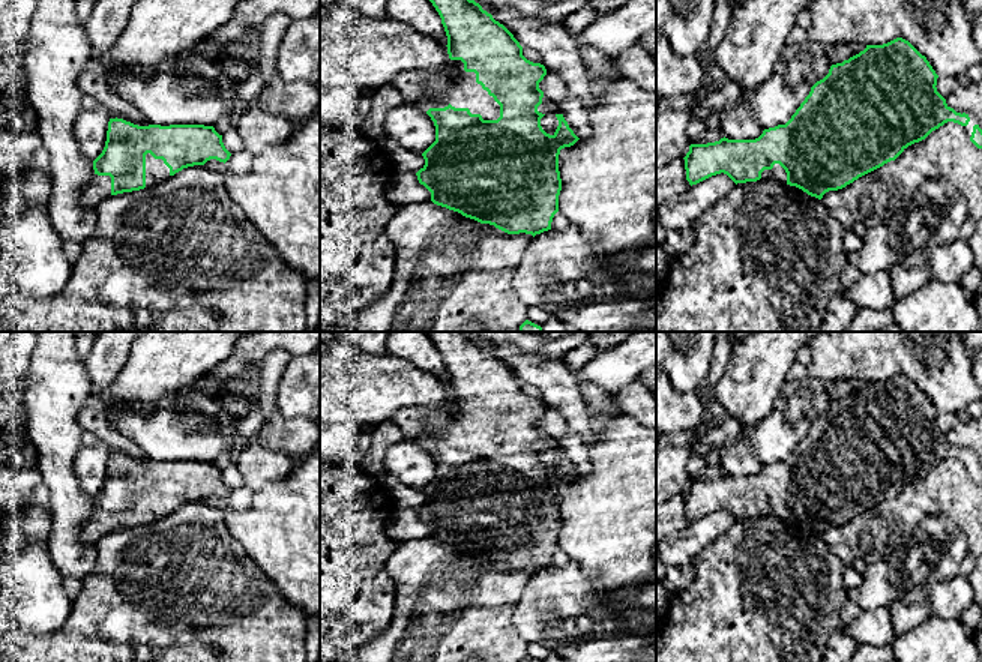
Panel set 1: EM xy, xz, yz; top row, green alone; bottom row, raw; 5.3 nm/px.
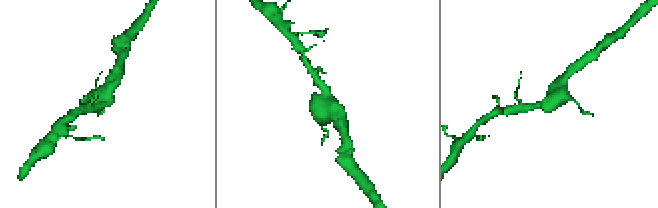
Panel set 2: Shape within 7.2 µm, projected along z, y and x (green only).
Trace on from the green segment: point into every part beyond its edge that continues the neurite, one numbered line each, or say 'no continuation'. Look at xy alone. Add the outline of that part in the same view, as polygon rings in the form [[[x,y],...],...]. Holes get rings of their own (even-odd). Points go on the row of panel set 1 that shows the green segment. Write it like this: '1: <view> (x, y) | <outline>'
1: xy (156, 171) | [[[150,153],[146,155],[146,188],[158,185],[170,179],[170,168],[162,159],[155,159]]]

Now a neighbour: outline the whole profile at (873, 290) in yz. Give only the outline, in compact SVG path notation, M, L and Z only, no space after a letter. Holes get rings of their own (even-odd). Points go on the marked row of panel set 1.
M889 272L865 273L853 287L842 290L842 294L857 308L868 309L893 309L896 302Z

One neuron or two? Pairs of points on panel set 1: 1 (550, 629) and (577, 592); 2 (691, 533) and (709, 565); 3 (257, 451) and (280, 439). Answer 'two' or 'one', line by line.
1: one
2: two
3: two

